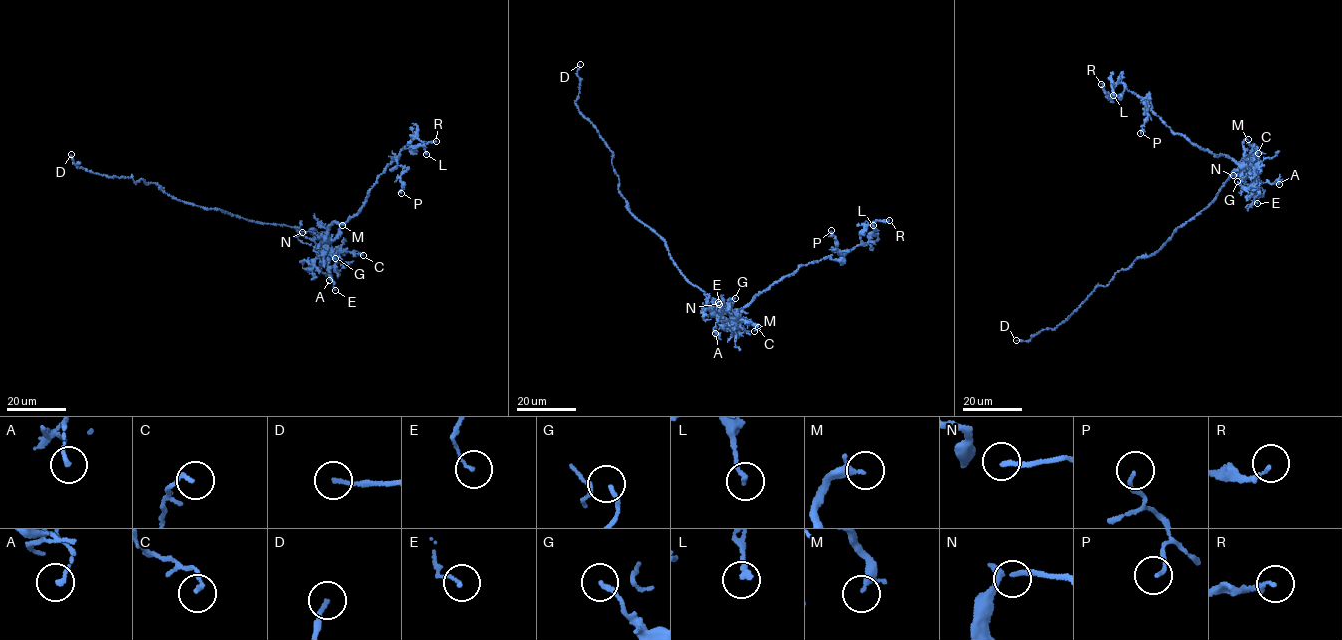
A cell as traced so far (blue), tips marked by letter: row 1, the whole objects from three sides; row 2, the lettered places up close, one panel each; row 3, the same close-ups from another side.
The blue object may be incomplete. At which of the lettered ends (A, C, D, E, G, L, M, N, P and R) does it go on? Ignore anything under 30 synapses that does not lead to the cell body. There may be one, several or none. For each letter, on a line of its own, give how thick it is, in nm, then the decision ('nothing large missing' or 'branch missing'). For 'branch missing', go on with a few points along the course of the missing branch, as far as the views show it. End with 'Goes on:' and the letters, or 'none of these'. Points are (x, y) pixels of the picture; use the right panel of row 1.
A: 160 nm | nothing large missing
C: 140 nm | nothing large missing
D: 150 nm | branch missing
E: 110 nm | nothing large missing
G: 110 nm | nothing large missing
L: 200 nm | nothing large missing
M: 280 nm | nothing large missing
N: 170 nm | nothing large missing
P: 130 nm | nothing large missing
R: 150 nm | nothing large missing
Goes on: D

